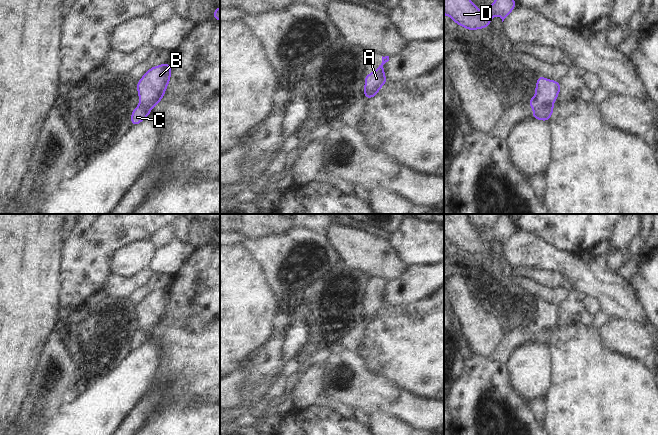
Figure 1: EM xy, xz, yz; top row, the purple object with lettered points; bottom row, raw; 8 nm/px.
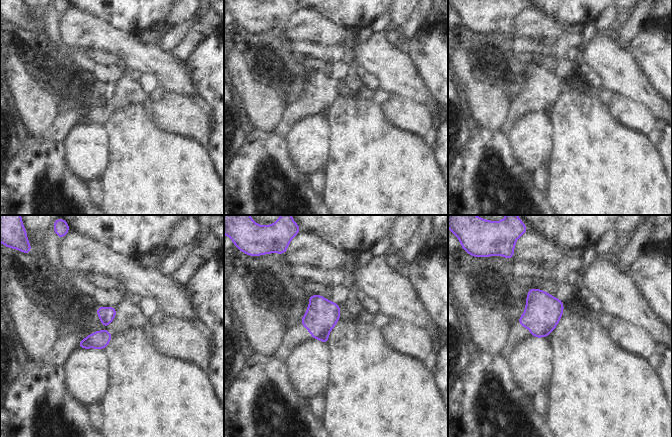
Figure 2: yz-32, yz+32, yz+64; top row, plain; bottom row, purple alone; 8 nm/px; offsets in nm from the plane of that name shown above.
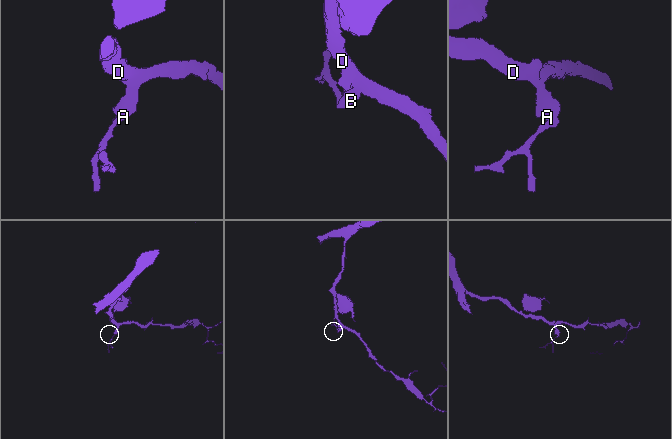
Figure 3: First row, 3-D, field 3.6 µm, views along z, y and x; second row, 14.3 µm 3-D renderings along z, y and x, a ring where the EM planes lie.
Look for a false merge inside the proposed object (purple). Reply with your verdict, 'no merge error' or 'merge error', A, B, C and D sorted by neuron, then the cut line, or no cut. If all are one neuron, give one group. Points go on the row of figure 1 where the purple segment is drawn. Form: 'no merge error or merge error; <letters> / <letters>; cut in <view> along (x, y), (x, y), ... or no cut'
merge error; A B D / C; cut in yz along (551, 104), (543, 104), (534, 112)

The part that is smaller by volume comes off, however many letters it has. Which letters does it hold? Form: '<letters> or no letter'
C

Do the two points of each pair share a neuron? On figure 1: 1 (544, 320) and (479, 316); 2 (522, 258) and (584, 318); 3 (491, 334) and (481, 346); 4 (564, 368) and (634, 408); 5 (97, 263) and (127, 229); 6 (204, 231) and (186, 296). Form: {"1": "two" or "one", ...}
{"1": "two", "2": "two", "3": "one", "4": "one", "5": "one", "6": "two"}

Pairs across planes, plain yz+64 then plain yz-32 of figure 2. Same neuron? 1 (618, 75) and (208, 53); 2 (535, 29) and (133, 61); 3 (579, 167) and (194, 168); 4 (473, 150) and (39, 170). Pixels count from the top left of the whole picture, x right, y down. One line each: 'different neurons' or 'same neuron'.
1: different neurons
2: same neuron
3: same neuron
4: same neuron

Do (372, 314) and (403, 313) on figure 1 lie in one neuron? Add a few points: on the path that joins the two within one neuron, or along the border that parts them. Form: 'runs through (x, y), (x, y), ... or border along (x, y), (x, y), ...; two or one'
border along (387, 305), (369, 323); two

